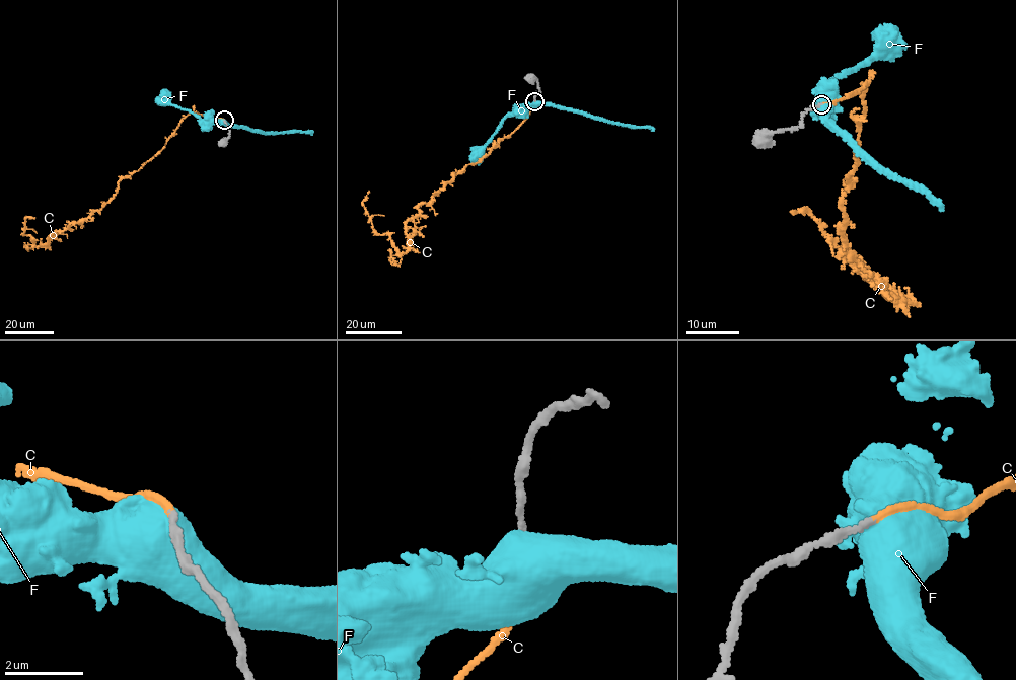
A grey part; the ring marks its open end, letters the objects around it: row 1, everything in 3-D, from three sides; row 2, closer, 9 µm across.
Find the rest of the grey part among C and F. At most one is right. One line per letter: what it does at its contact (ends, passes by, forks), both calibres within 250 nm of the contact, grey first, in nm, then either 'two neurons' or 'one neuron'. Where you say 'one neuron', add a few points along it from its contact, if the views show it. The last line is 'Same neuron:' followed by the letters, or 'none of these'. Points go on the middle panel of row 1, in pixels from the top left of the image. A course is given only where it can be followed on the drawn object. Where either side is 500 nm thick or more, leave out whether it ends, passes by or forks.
C: it ends there; 160 nm thick on the grey side, 160 nm on the other; one neuron; it runs (534, 101), (497, 146), (420, 204), (407, 220), (404, 252), (373, 229), (362, 203), (368, 191)
F: 170 nm thick on the grey side, 700 nm on the other; two neurons
Same neuron: C

